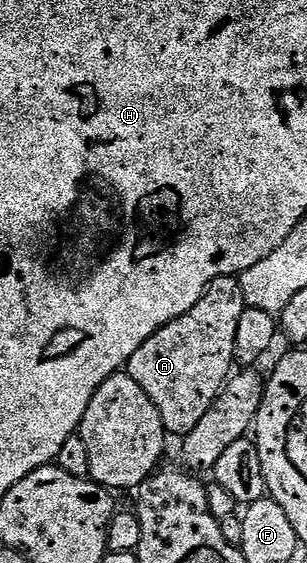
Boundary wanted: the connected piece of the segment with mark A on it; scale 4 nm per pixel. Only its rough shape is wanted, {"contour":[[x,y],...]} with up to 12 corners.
{"contour":[[218,276],[133,354],[127,375],[184,438],[235,364],[245,305]]}

